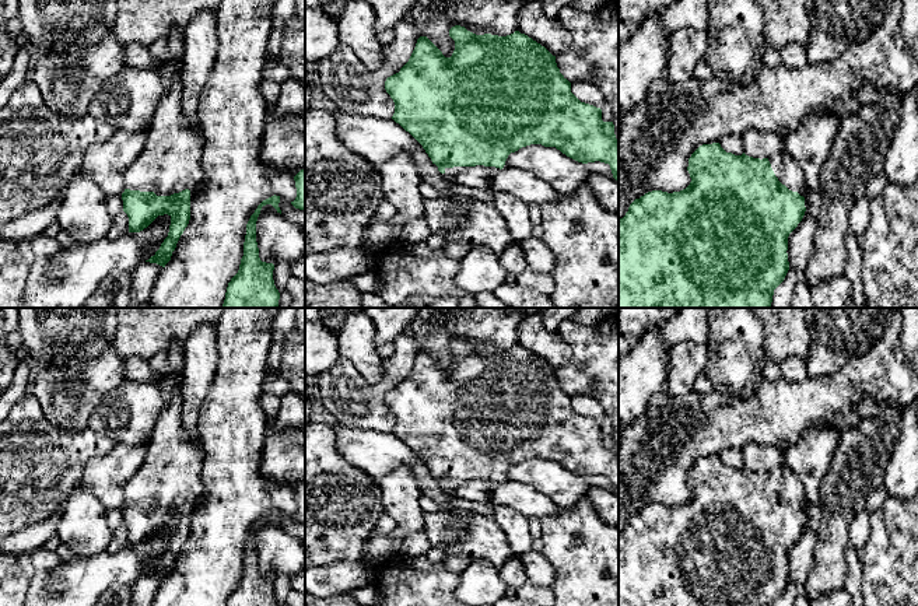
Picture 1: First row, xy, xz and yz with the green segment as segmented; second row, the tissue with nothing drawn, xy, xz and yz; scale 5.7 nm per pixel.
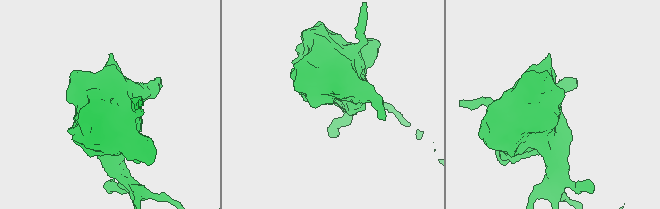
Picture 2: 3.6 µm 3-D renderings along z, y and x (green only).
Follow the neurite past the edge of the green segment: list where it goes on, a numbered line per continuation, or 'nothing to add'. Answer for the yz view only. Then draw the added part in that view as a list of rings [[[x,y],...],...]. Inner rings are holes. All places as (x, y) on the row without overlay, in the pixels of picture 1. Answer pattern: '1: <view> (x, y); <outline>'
1: yz (788, 484); [[[784,463],[768,472],[771,481],[778,494],[789,504],[798,505],[805,511],[805,521],[807,522],[807,501],[805,497],[805,488],[798,474],[795,474]]]

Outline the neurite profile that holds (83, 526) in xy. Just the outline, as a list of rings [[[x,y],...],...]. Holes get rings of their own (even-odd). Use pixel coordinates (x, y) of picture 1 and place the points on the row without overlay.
[[[78,490],[66,501],[56,533],[76,556],[106,551],[112,537],[106,508],[90,491]]]

